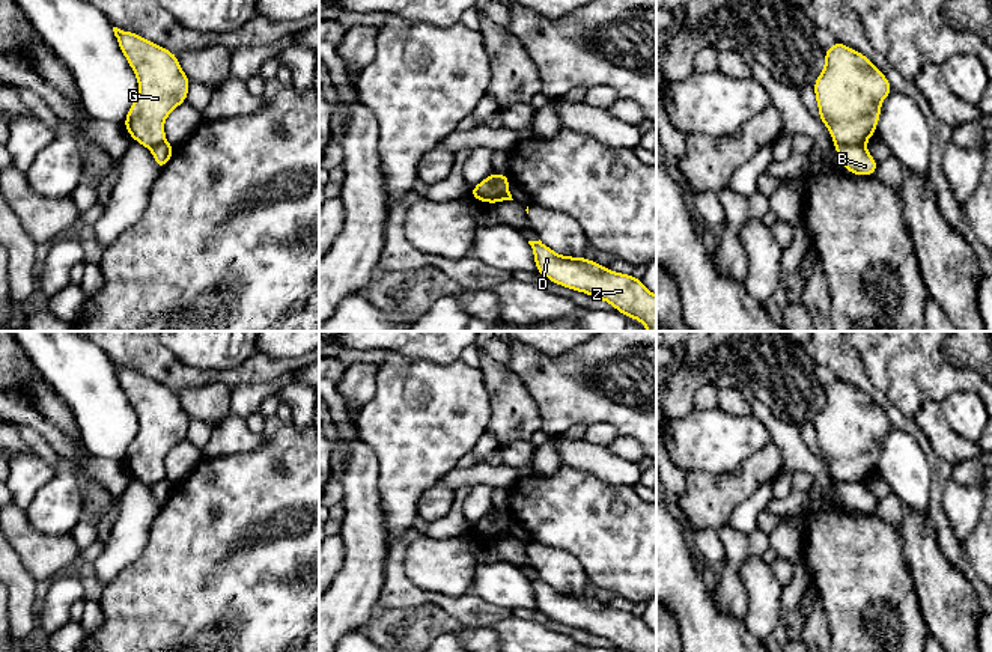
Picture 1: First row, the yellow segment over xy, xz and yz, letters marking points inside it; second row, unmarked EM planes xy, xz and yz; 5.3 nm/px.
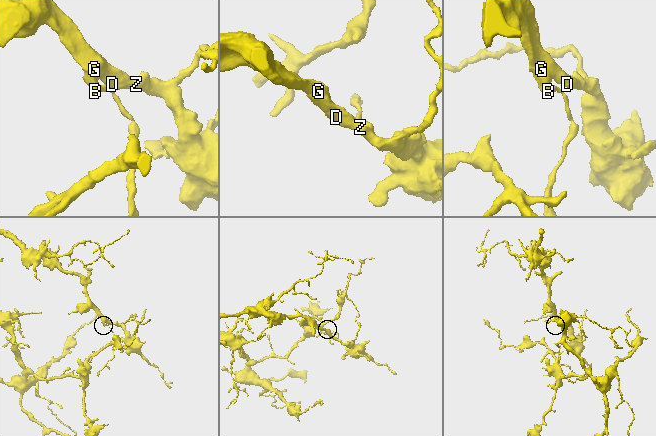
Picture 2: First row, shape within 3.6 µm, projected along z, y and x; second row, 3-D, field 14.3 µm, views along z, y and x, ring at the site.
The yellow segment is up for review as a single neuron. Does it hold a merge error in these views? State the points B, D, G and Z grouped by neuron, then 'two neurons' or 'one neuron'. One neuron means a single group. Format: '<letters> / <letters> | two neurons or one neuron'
B / D G Z | two neurons

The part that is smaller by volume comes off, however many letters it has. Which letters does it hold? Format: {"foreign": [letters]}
{"foreign": ["B"]}

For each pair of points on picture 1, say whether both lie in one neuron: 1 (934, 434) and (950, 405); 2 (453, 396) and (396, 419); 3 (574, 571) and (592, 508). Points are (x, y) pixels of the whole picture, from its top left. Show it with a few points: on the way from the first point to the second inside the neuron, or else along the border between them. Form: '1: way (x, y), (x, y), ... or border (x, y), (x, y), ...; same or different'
1: border (938, 404), (944, 420), (959, 435), (970, 440); different
2: way (440, 410), (423, 419), (410, 419); same
3: border (544, 545), (571, 553), (580, 562), (589, 580); different

